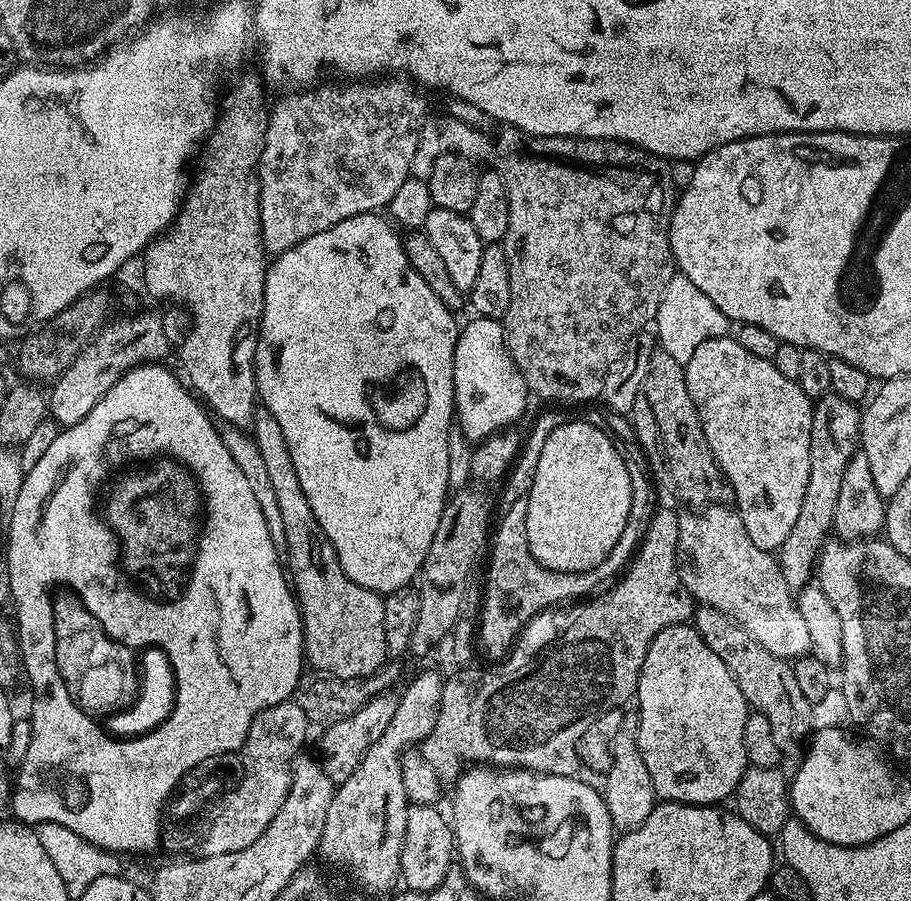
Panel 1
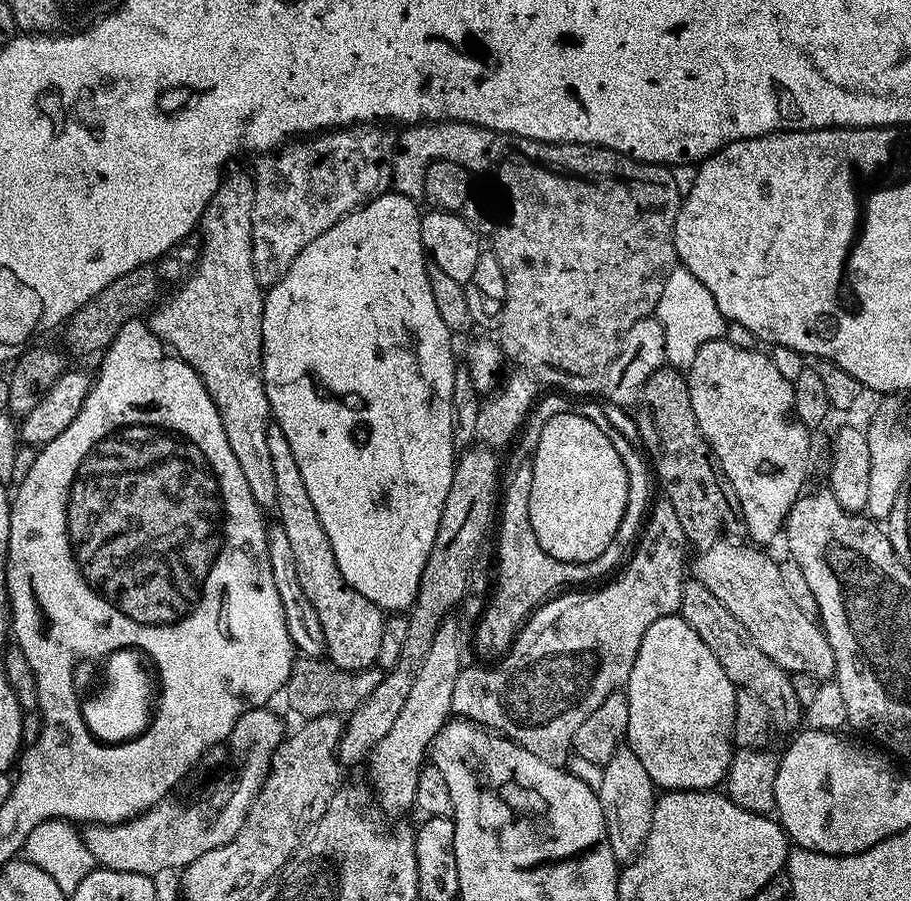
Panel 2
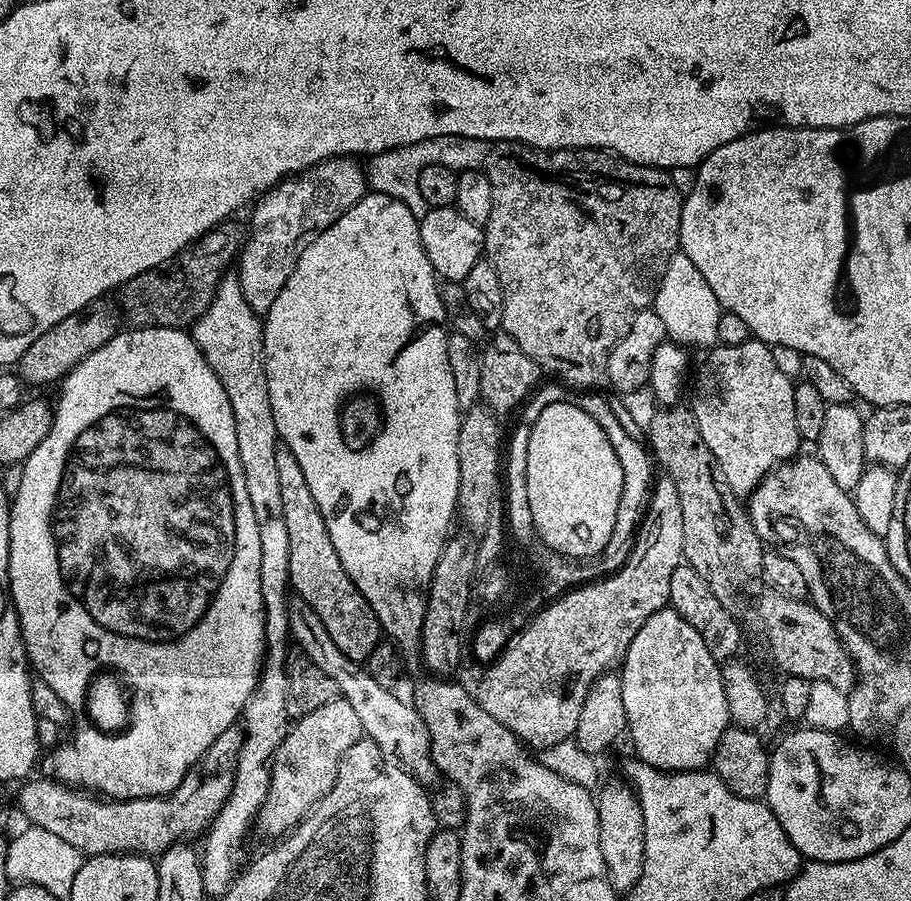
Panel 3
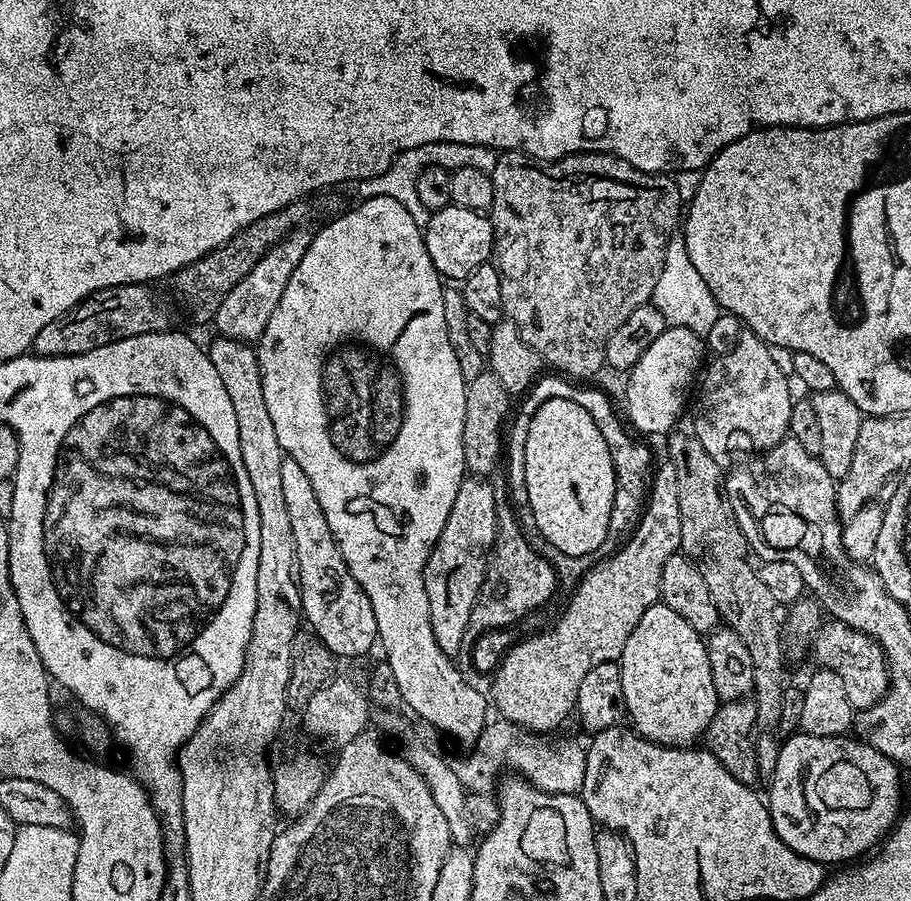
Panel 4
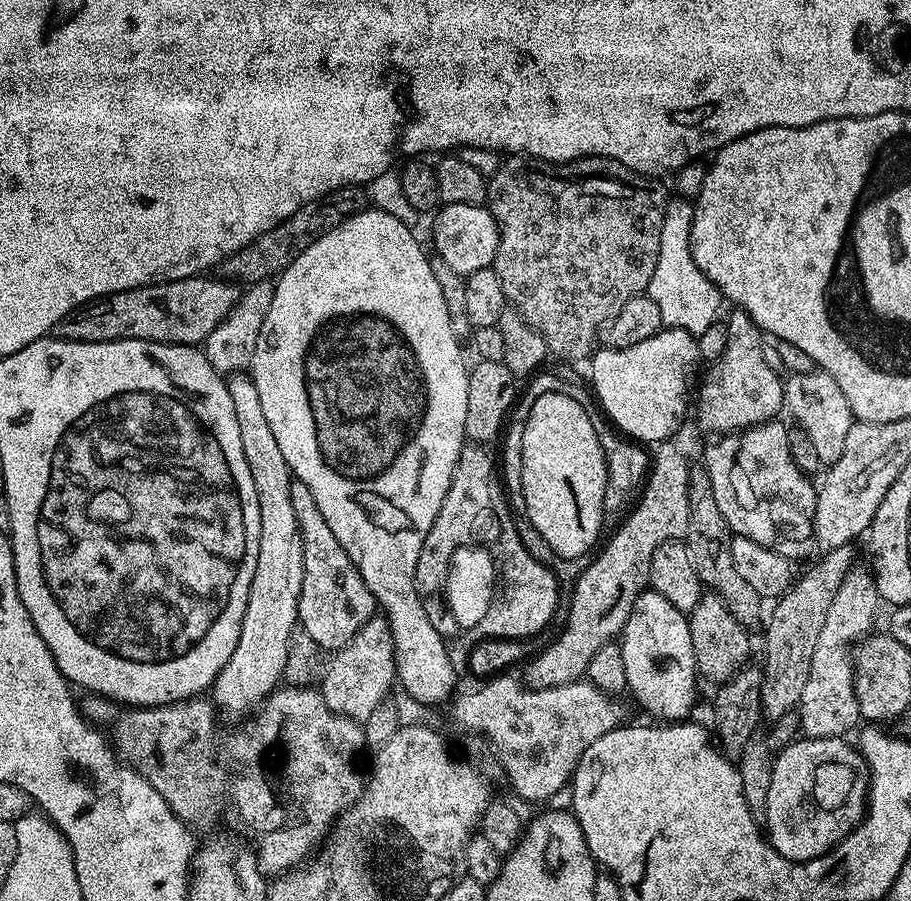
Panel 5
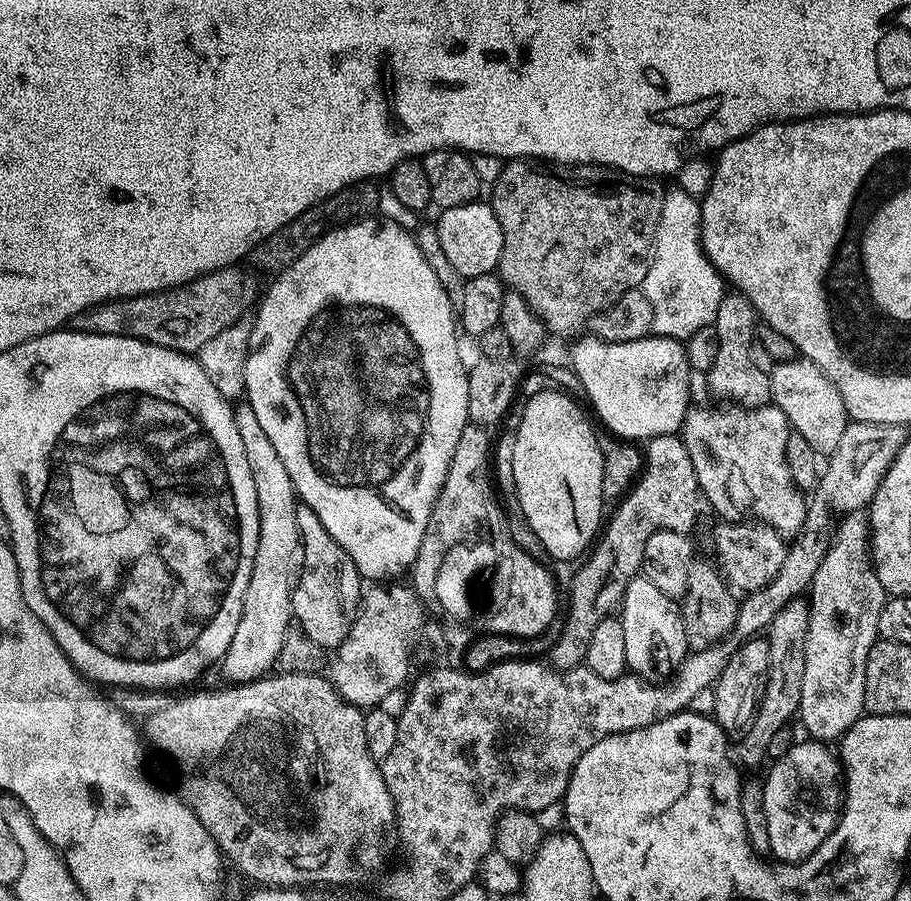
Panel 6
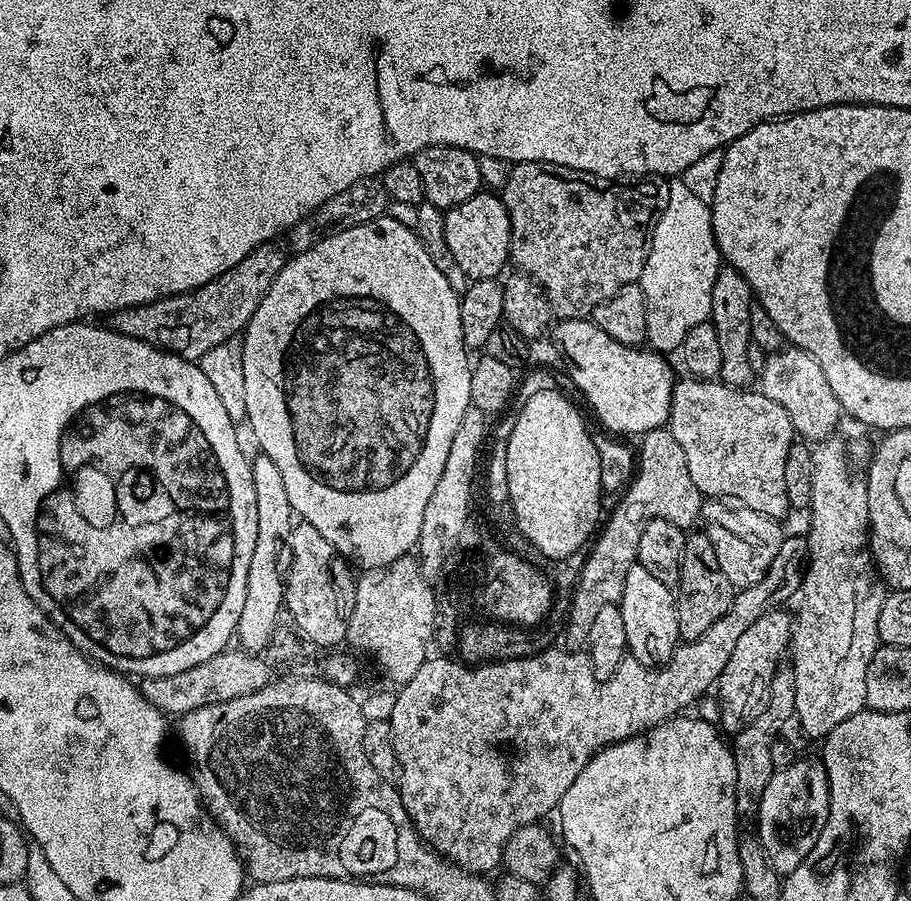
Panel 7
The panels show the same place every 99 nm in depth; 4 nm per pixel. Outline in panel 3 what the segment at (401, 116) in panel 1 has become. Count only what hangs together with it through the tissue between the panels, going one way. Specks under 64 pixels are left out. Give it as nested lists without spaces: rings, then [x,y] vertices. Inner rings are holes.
[[[337,156],[335,160],[325,160],[315,168],[307,168],[299,176],[280,181],[255,201],[251,209],[252,229],[247,229],[246,243],[238,257],[242,298],[246,298],[252,312],[263,314],[274,306],[278,290],[282,290],[282,286],[286,286],[286,278],[294,274],[300,249],[313,236],[334,226],[342,214],[346,214],[359,200],[365,199],[368,191],[368,177],[361,161]]]

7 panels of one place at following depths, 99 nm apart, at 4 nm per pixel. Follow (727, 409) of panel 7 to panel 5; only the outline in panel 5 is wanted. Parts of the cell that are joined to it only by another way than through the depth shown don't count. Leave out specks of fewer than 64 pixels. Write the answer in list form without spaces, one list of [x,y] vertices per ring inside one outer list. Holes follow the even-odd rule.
[[[779,419],[768,420],[764,424],[755,424],[739,432],[721,435],[704,452],[702,467],[710,478],[710,486],[714,490],[714,502],[718,502],[718,510],[722,510],[722,518],[726,518],[729,529],[737,536],[745,536],[767,548],[773,548],[787,560],[799,561],[799,556],[808,552],[808,544],[813,543],[812,519],[816,509],[817,489],[811,484],[809,477],[790,458],[790,442],[788,441],[787,423],[780,424]]]

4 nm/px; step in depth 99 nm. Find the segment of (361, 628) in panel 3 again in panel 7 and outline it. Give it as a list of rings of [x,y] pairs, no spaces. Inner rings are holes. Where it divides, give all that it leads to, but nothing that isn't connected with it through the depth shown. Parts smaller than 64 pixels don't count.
[[[293,523],[290,534],[292,565],[284,585],[284,608],[287,615],[316,644],[317,649],[335,649],[348,640],[348,623],[354,610],[356,580],[349,561],[345,560],[314,526]],[[349,568],[349,569],[348,569]],[[336,644],[336,645],[335,645]]]

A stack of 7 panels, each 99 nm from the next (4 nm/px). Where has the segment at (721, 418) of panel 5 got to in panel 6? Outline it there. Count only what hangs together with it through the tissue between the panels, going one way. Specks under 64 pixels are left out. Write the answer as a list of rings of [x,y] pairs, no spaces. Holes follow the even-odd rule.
[[[735,290],[725,291],[724,297],[718,302],[715,323],[718,330],[718,358],[706,374],[709,386],[718,395],[725,396],[723,398],[725,401],[749,408],[758,408],[762,404],[769,403],[772,398],[768,381],[769,373],[763,372],[752,357],[757,323],[756,308],[750,302],[750,298],[746,298],[746,294]]]

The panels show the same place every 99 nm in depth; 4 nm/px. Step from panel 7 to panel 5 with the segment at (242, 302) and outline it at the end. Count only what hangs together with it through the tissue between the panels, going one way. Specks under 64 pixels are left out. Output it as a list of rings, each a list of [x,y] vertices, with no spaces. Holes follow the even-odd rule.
[[[208,274],[167,280],[165,284],[147,284],[141,288],[131,288],[125,292],[115,292],[113,296],[93,300],[80,305],[70,314],[66,314],[54,329],[61,340],[77,340],[78,342],[110,342],[111,340],[149,340],[159,344],[203,345],[205,338],[220,325],[230,314],[241,294],[241,289],[227,279],[211,280]]]

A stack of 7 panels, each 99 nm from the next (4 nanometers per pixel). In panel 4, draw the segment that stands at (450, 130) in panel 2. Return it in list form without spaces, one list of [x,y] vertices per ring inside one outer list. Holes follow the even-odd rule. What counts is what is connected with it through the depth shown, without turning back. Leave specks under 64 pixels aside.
[[[439,140],[438,142],[430,142],[426,147],[414,146],[410,150],[400,152],[392,161],[390,166],[386,166],[386,170],[382,170],[382,174],[378,174],[369,180],[359,181],[360,196],[365,200],[393,200],[394,202],[402,202],[402,206],[413,210],[420,208],[418,202],[418,194],[416,193],[416,183],[418,182],[418,174],[422,174],[425,164],[433,164],[434,166],[442,166],[449,170],[461,168],[462,166],[474,166],[474,170],[482,170],[491,174],[496,165],[497,149],[487,148],[486,146],[478,146],[477,144],[467,144],[466,142],[446,142]]]

